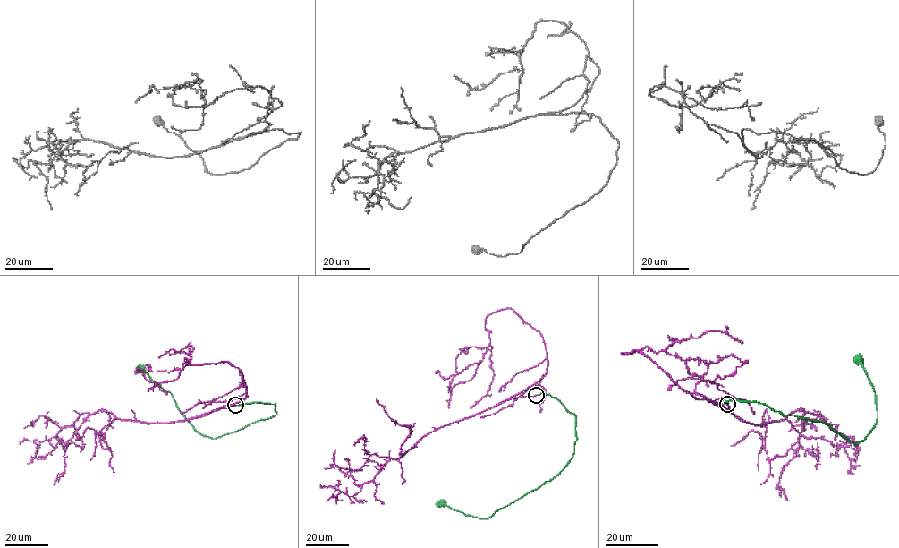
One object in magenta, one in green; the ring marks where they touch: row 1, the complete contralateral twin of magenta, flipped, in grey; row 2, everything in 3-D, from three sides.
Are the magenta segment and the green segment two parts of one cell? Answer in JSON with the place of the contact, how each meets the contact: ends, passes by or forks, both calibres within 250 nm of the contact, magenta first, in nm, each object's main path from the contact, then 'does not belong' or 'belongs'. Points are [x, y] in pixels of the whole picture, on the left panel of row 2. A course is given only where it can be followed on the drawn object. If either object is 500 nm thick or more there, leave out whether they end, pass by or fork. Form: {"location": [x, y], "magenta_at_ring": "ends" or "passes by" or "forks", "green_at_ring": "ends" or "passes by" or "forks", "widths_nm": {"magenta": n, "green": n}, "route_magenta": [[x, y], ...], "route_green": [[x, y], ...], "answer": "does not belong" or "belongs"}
{"location": [235, 405], "magenta_at_ring": "ends", "green_at_ring": "ends", "widths_nm": {"magenta": 180, "green": 240}, "route_magenta": [[235, 406], [210, 412], [248, 397], [242, 373], [227, 362], [185, 358], [179, 377], [156, 384], [167, 393]], "route_green": [[235, 406], [275, 404], [276, 414], [214, 438], [204, 436], [177, 406], [173, 396], [140, 369]], "answer": "belongs"}

